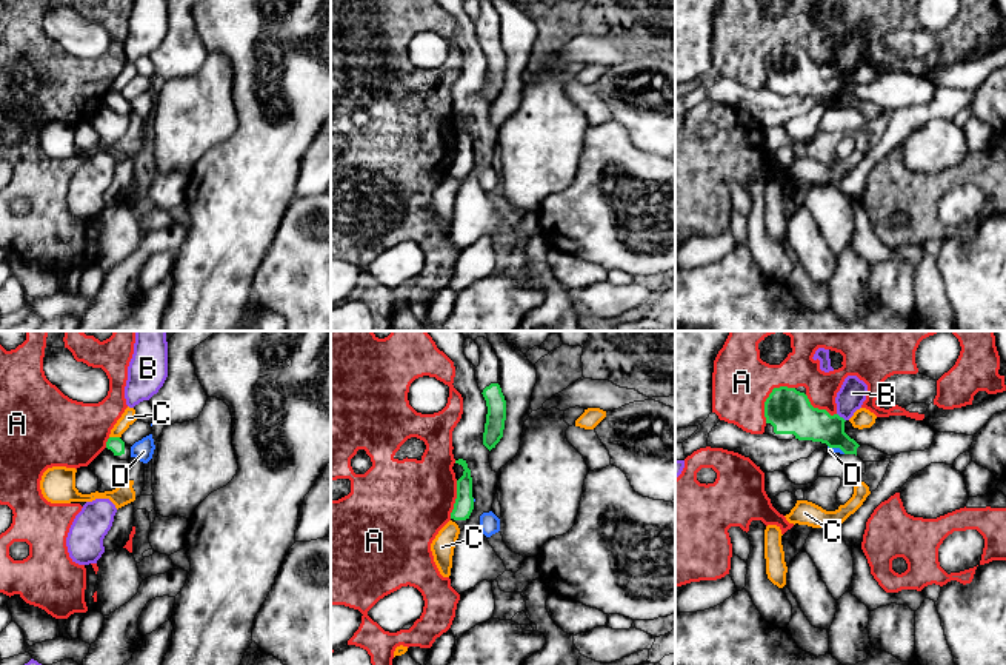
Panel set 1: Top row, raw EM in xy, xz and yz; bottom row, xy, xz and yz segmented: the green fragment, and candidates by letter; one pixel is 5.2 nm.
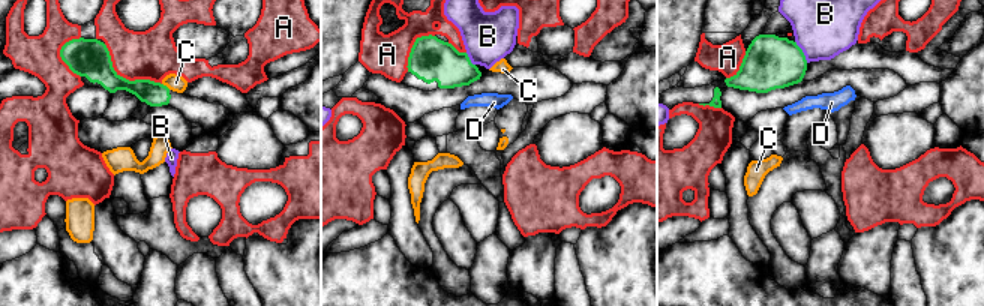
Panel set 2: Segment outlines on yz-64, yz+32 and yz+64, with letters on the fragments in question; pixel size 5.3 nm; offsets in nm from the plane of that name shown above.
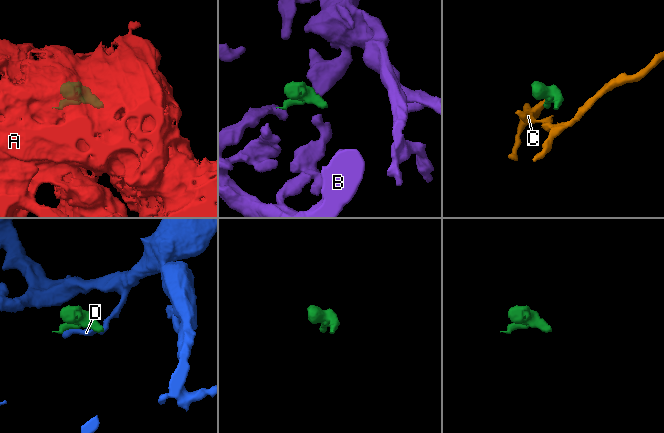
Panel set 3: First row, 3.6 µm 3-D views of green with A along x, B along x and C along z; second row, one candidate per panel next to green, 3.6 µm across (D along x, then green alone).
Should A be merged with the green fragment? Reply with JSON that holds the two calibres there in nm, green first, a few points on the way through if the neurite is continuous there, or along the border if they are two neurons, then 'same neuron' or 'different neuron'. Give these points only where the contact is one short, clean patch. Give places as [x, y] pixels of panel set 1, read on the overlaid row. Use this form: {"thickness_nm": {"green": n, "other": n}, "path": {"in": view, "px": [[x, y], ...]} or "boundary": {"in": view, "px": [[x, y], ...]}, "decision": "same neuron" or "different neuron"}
{"thickness_nm": {"green": 240, "other": 320}, "decision": "different neuron"}

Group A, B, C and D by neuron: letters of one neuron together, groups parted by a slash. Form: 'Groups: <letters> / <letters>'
Groups: A / B / C / D

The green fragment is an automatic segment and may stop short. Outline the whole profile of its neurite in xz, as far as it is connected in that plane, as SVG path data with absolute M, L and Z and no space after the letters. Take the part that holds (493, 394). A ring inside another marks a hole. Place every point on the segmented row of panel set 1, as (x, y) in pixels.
M477 337L475 343L480 348L480 365L475 368L475 379L488 406L481 440L491 451L503 437L506 400L498 385L498 357L495 349L485 337Z

